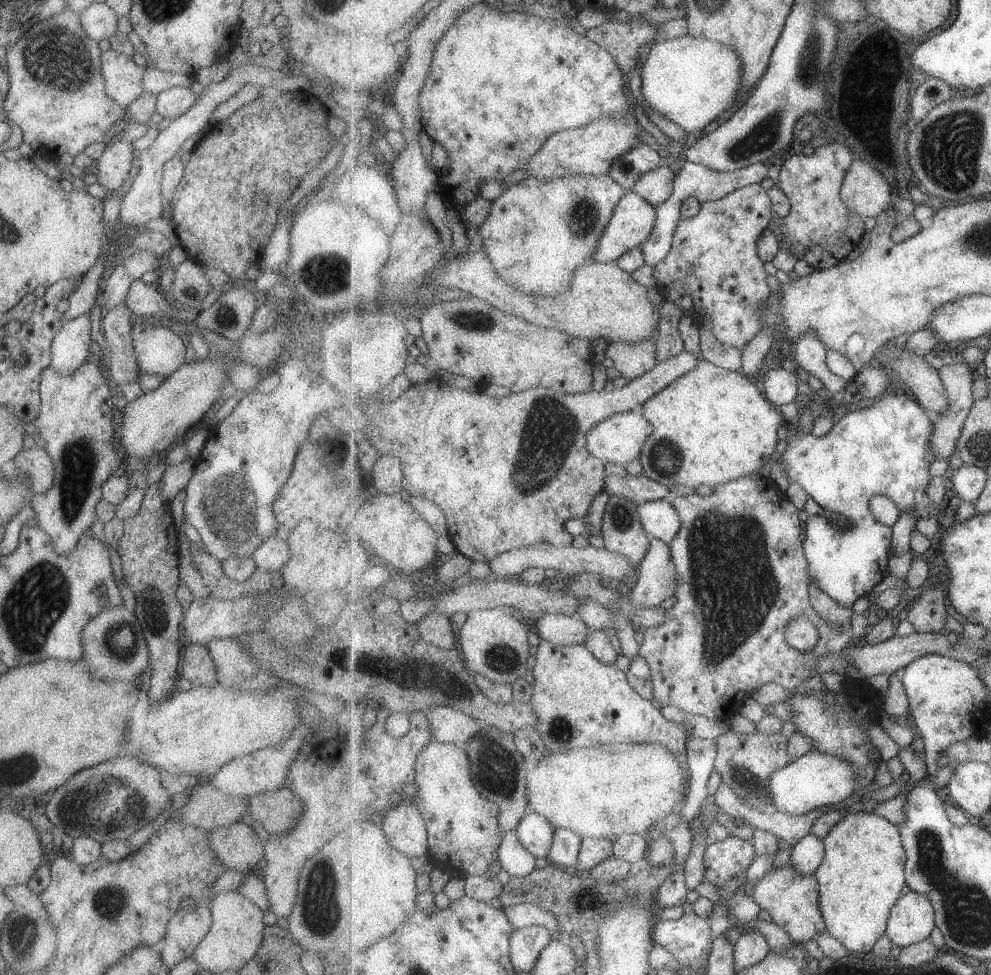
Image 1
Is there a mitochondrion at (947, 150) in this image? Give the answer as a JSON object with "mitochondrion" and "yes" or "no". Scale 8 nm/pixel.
{"mitochondrion":"yes"}

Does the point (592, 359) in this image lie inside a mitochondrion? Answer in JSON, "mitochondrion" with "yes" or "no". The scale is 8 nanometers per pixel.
{"mitochondrion":"no"}

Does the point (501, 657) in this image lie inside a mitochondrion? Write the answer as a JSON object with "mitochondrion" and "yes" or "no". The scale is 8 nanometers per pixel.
{"mitochondrion":"yes"}

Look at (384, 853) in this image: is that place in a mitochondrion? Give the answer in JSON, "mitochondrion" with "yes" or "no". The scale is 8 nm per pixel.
{"mitochondrion":"no"}

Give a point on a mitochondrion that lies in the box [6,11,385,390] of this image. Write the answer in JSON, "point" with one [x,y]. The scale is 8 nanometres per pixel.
{"point":[45,64]}

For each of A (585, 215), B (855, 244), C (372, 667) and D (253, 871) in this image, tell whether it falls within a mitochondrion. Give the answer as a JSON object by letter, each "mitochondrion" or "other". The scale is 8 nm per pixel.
{"A":"mitochondrion","B":"other","C":"other","D":"other"}

